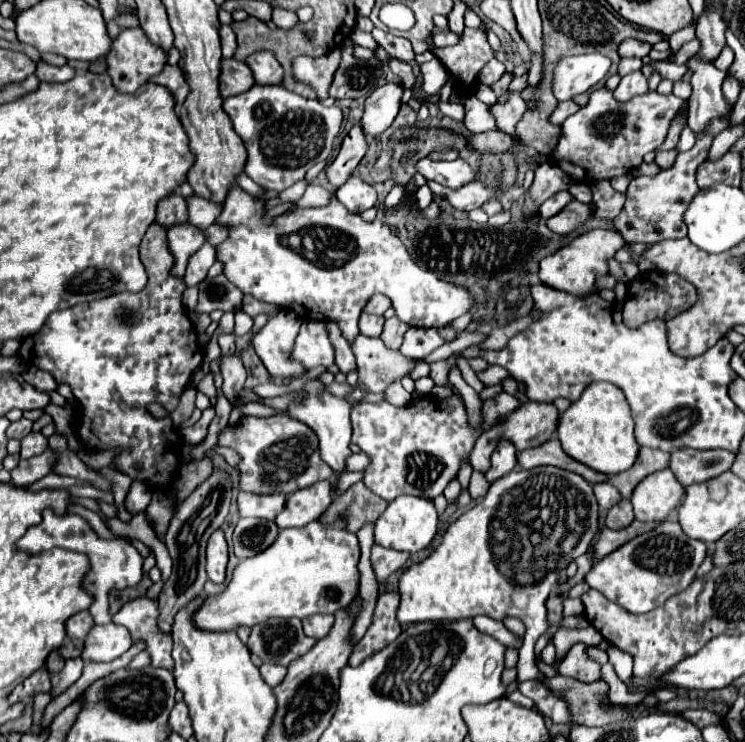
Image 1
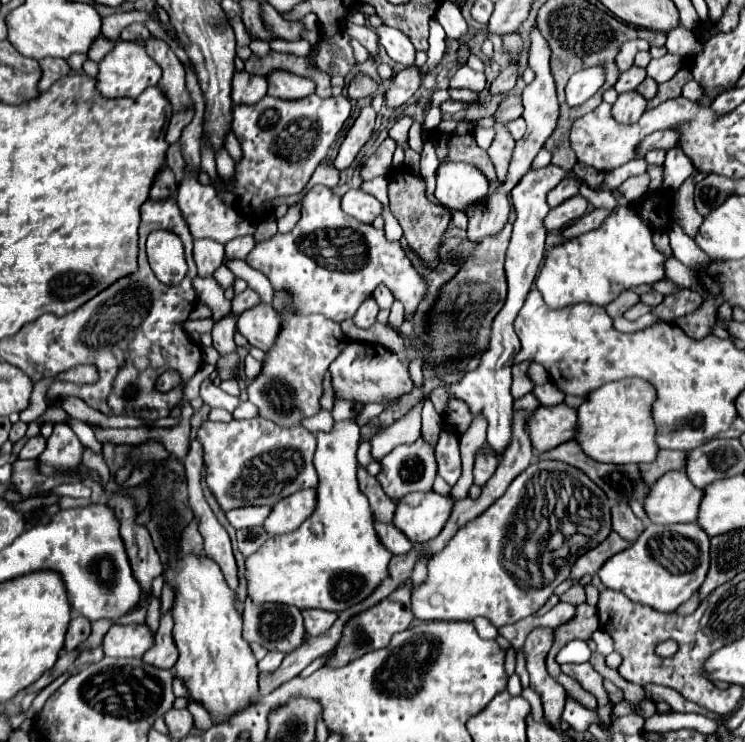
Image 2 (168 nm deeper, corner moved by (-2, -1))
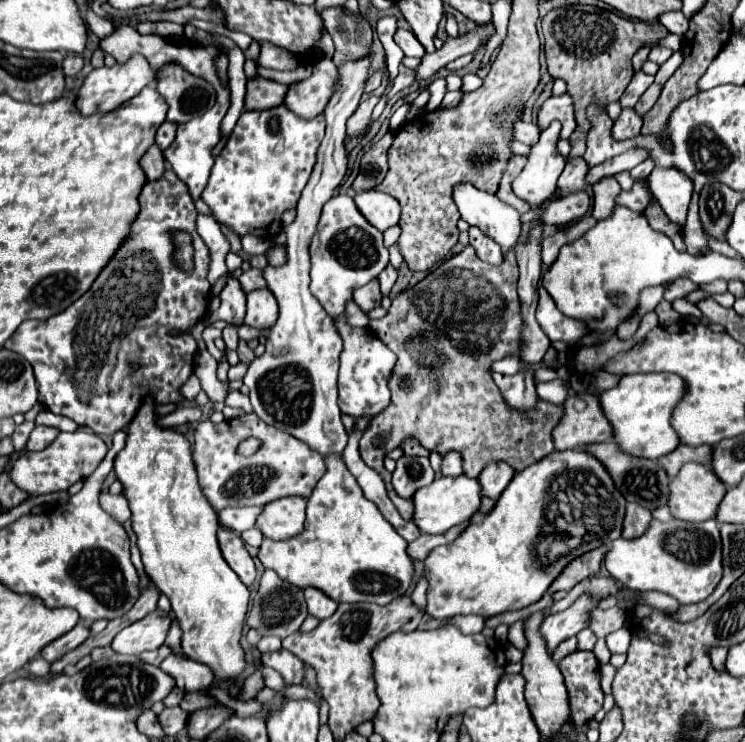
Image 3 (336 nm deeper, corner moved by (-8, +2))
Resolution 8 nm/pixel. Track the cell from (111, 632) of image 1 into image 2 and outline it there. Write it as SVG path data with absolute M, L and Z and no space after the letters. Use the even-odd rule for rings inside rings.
M145 622L131 626L111 626L103 638L105 656L111 658L143 656L153 644L153 632Z

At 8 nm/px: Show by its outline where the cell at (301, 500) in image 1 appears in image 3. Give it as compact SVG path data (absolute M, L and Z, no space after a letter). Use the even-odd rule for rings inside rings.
M283 497L263 507L257 527L269 539L289 539L303 531L305 497Z

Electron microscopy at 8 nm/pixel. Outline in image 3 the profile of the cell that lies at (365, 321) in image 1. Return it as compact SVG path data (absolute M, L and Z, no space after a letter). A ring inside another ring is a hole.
M373 279L367 285L363 285L361 289L355 289L353 293L353 301L363 309L363 313L369 313L375 307L381 307L381 291L379 291L379 281Z

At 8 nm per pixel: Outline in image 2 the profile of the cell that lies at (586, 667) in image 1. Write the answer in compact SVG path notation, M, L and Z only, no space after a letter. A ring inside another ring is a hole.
M583 662L583 664L563 664L561 670L567 676L575 678L587 692L591 692L597 698L597 708L609 704L607 692L603 688L603 678L593 670L593 666L589 662Z

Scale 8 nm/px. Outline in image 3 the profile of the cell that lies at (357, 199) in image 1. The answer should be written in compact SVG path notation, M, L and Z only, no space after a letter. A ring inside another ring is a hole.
M375 189L361 191L361 193L355 193L355 203L357 203L357 209L363 213L363 217L367 217L367 221L381 231L385 231L387 227L399 221L401 209L397 205L397 199L393 199L387 193L381 193Z

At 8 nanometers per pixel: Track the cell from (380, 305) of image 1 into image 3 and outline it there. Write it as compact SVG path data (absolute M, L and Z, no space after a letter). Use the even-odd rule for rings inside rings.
M389 265L389 269L383 269L383 271L381 271L379 283L381 283L381 293L383 293L385 297L389 297L391 287L395 285L395 281L397 281L397 273L395 273L395 269L393 269L391 265Z

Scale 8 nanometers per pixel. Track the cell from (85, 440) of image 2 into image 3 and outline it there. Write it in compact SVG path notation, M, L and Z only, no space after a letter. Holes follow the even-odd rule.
M147 397L135 419L129 425L129 437L125 447L115 457L115 473L123 483L123 495L129 501L133 513L133 531L137 533L137 545L141 549L141 559L145 565L145 573L157 585L161 593L165 593L171 601L173 613L181 625L181 651L187 659L207 665L217 681L235 683L245 667L245 651L241 647L243 623L249 607L249 591L241 583L241 579L229 569L223 561L223 555L217 545L217 513L201 493L197 483L197 471L193 465L189 441L175 431L161 429L155 425L155 405L153 399Z

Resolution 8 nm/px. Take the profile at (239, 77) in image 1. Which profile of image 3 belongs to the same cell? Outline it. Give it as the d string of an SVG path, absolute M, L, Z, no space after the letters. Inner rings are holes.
M253 77L247 81L245 109L269 109L273 105L281 105L285 89L287 85L263 77Z

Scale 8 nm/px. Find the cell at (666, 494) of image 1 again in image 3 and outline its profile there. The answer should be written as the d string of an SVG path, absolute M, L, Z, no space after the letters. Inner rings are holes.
M687 463L669 483L667 505L675 519L699 523L715 517L725 491L725 485L709 473L709 467Z

